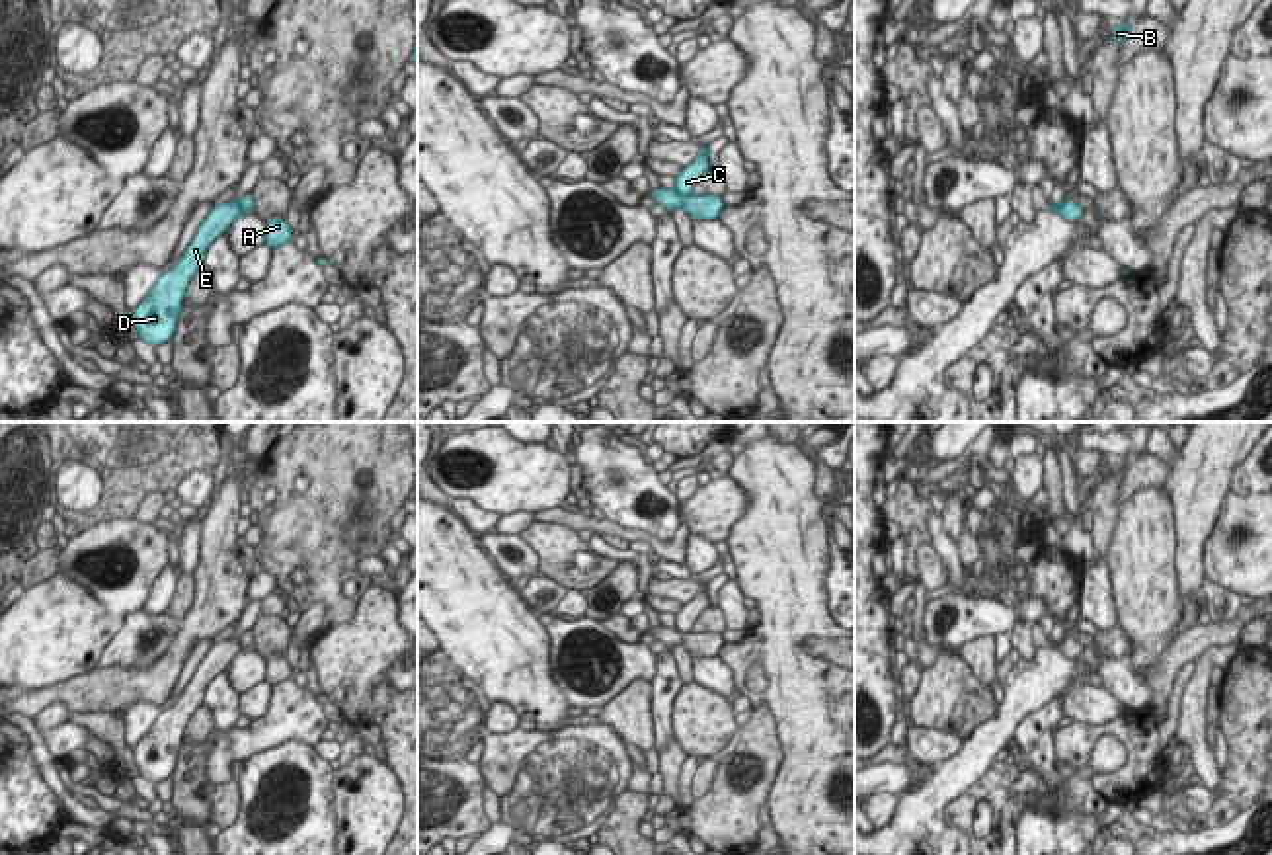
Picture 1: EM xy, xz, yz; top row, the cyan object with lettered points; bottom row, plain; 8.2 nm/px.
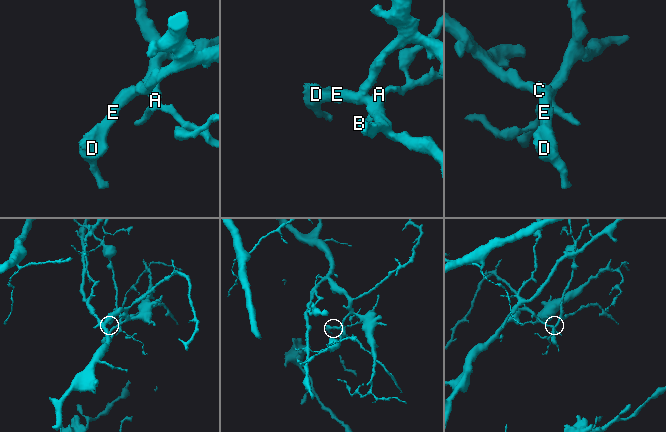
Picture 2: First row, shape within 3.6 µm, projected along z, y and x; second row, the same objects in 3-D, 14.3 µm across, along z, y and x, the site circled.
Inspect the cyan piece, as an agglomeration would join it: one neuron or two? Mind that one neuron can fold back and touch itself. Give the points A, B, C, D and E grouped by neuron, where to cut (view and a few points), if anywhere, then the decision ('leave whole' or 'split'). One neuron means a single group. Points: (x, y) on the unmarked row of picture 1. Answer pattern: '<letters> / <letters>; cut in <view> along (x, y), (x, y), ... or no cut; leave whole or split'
A B D E / C; cut in xz along (674, 627), (683, 633), (689, 631); split

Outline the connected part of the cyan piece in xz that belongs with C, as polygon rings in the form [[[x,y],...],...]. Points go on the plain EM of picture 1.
[[[698,582],[698,584],[700,584],[700,591],[689,603],[685,603],[675,615],[675,629],[683,634],[687,634],[693,629],[696,617],[706,607],[710,607],[710,603],[708,603],[708,582]]]

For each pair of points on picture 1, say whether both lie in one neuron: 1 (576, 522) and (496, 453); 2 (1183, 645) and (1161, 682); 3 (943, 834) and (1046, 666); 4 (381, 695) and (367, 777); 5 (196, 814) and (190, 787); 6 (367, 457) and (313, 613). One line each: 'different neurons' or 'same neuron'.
1: different neurons
2: same neuron
3: same neuron
4: different neurons
5: same neuron
6: different neurons

